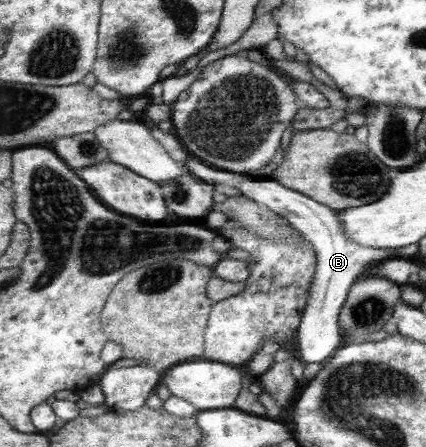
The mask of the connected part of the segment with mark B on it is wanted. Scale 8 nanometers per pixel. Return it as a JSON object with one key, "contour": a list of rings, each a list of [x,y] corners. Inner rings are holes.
{"contour":[[[193,155],[183,164],[186,166],[187,173],[205,183],[212,186],[235,187],[242,196],[265,204],[271,211],[284,217],[294,229],[313,244],[317,252],[317,271],[311,282],[310,301],[298,329],[300,361],[304,364],[319,363],[322,365],[329,360],[344,343],[339,327],[339,315],[351,286],[357,278],[369,274],[377,264],[383,265],[387,260],[401,257],[394,254],[396,249],[377,249],[353,243],[344,232],[338,210],[331,209],[312,197],[303,196],[297,191],[288,189],[275,179],[267,178],[257,181],[255,176],[251,177],[249,174],[229,173],[229,171],[214,168]]]}

